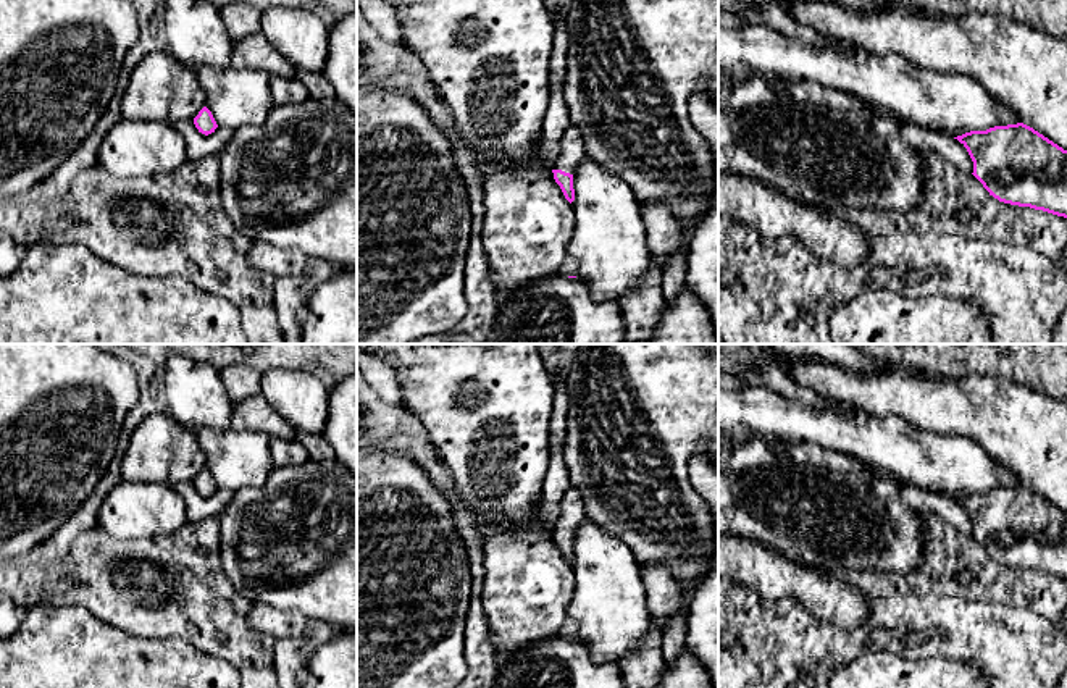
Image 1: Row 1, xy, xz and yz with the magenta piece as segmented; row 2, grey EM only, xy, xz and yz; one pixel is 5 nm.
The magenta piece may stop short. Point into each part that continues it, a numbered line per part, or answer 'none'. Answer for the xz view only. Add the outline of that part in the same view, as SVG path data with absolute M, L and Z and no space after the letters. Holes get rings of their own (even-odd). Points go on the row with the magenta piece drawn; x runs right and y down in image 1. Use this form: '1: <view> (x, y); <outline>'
1: xz (572, 151); M570 124L560 139L559 158L554 163L554 170L562 170L575 176L575 170L583 157L581 132L576 126Z

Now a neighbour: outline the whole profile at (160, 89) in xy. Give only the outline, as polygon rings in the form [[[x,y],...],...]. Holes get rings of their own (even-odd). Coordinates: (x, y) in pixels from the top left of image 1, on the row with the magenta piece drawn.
[[[161,50],[147,53],[132,69],[121,99],[121,116],[178,124],[194,121],[203,107],[205,94],[194,68]]]

